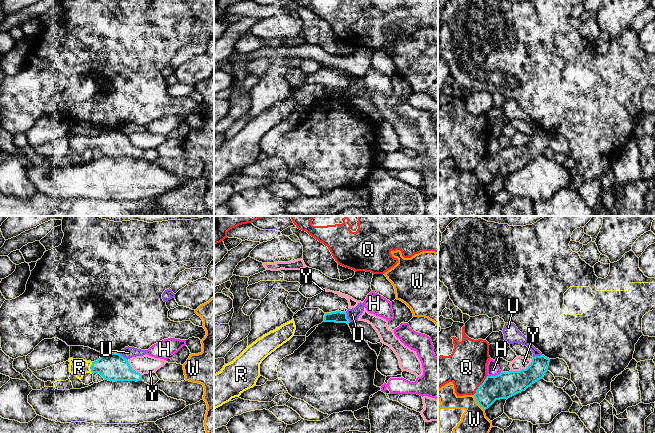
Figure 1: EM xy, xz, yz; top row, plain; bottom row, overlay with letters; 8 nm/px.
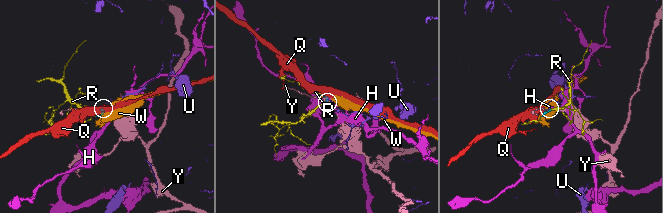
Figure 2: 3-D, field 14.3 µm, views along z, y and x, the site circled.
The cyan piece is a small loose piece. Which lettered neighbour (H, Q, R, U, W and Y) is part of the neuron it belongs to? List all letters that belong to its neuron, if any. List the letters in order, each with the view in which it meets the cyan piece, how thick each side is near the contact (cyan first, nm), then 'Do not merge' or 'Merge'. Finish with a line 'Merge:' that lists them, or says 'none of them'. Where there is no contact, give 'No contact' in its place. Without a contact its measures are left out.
H: Touches cyan in yz. Thickness 200 nm (cyan) against 100 nm. Do not merge
Q: Touches cyan in yz. Thickness 200 nm (cyan) against 320 nm. Do not merge
R: Touches cyan in xy. Thickness 220 nm (cyan) against 140 nm. Merge
U: Touches cyan in xz. Thickness 100 nm (cyan) against 100 nm. Do not merge
W: Touches cyan in yz. Thickness 200 nm (cyan) against 260 nm. Do not merge
Y: Touches cyan in yz. Thickness 200 nm (cyan) against 110 nm. Do not merge
Merge: R

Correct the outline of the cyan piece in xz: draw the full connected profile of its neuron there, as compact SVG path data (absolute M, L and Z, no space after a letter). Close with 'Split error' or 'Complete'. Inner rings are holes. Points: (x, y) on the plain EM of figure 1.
M336 87L331 89L325 89L323 98L335 98L335 99L347 99L350 97L347 94L346 88Z. Complete

